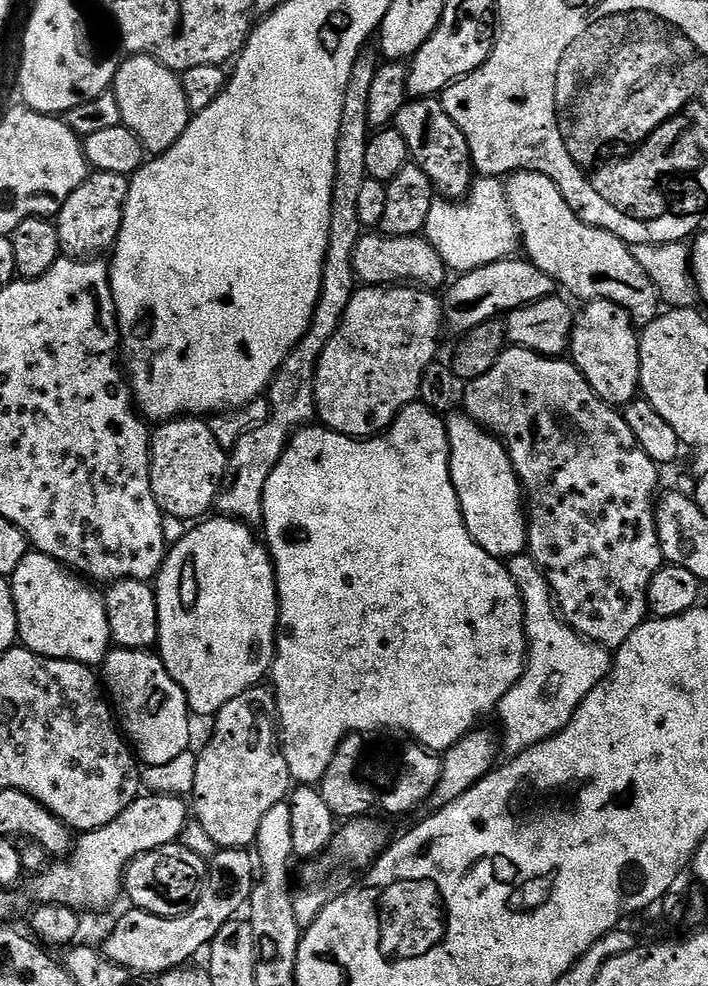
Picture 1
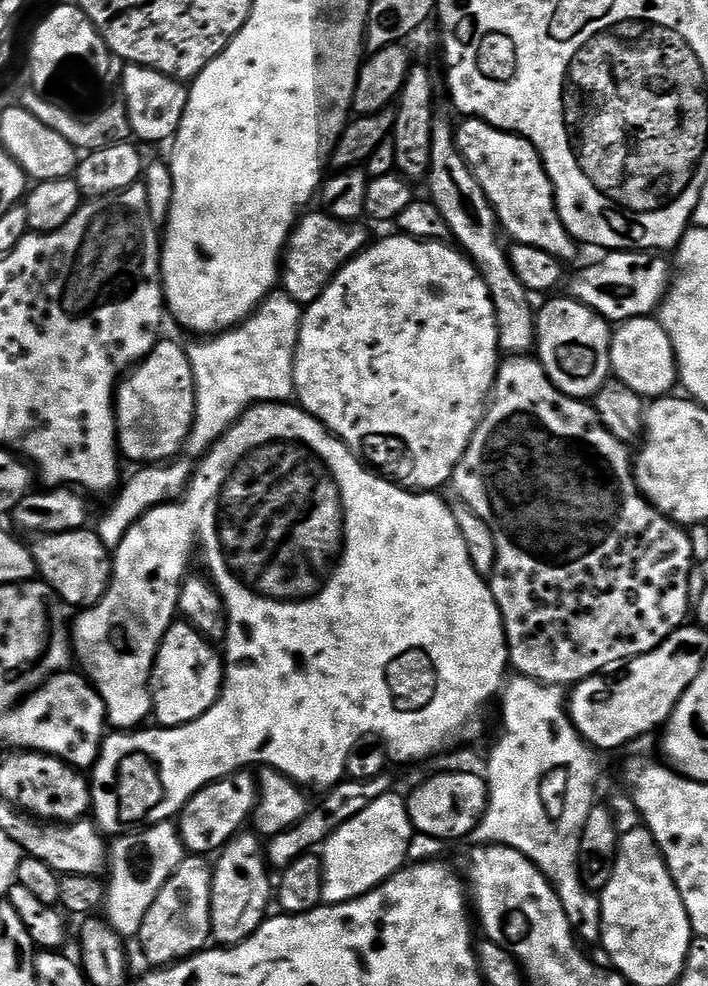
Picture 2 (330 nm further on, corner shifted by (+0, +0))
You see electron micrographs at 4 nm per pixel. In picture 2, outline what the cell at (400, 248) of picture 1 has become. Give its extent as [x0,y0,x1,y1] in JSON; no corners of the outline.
[279,210,370,306]

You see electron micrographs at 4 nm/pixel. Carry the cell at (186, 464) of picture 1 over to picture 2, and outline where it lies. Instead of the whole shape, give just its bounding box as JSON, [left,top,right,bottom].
[116,339,196,465]

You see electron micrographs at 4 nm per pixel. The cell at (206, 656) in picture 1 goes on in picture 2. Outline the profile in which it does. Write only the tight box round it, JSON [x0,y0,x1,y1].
[151,622,225,728]

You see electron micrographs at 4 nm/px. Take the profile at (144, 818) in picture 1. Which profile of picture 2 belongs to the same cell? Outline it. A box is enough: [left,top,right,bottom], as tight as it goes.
[178,770,258,854]

